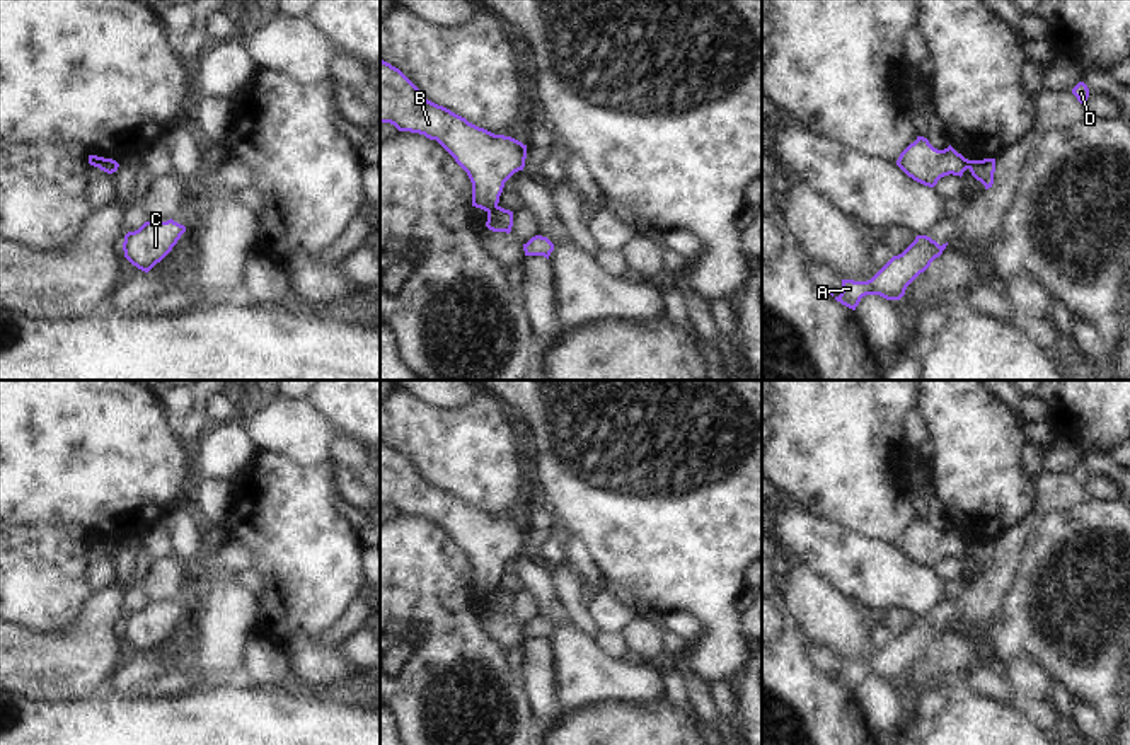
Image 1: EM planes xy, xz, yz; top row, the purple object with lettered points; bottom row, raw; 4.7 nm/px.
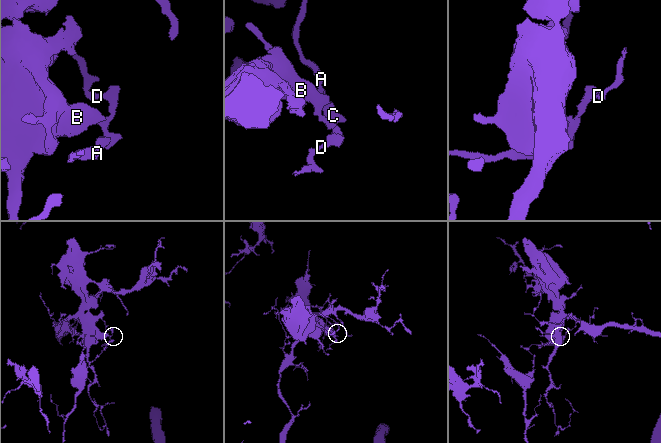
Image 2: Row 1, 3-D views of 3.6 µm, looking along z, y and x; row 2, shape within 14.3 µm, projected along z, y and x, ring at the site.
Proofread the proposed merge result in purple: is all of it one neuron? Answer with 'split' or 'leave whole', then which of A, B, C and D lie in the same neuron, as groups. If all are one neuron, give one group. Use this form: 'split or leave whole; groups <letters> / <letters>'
split; groups A C D / B

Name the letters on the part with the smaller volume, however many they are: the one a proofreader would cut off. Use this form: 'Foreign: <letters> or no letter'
Foreign: A, C, D

